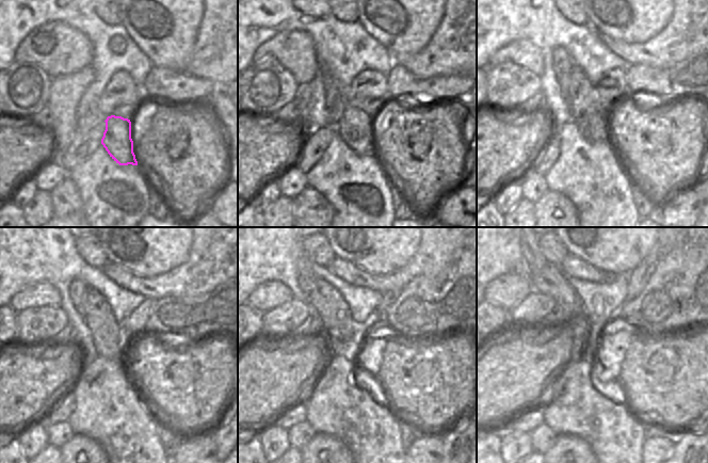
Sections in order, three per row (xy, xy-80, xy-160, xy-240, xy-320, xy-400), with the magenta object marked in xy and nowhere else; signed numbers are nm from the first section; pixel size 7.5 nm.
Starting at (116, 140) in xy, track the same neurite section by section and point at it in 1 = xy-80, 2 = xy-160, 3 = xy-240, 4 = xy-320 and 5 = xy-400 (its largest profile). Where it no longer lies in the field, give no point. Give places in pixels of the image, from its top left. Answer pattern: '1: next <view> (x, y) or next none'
1: next xy-80 (355, 128)
2: next xy-160 (593, 122)
3: next xy-240 (107, 334)
4: next xy-320 (344, 335)
5: next xy-400 (550, 280)

